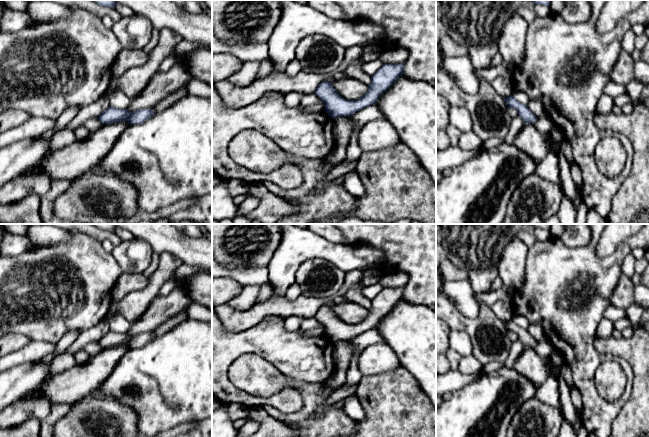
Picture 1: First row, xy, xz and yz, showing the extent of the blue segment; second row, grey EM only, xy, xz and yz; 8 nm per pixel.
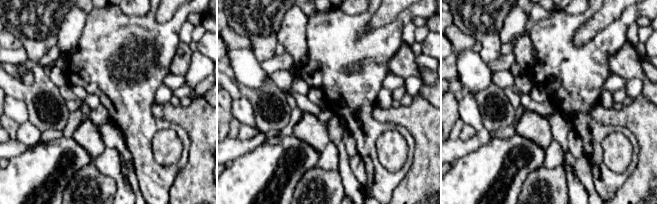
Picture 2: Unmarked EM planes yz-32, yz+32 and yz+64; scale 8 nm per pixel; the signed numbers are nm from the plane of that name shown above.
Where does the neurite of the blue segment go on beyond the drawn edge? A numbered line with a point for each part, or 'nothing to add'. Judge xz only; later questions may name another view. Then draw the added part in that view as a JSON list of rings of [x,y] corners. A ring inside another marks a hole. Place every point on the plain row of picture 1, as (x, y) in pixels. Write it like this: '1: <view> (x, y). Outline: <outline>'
nothing to add

